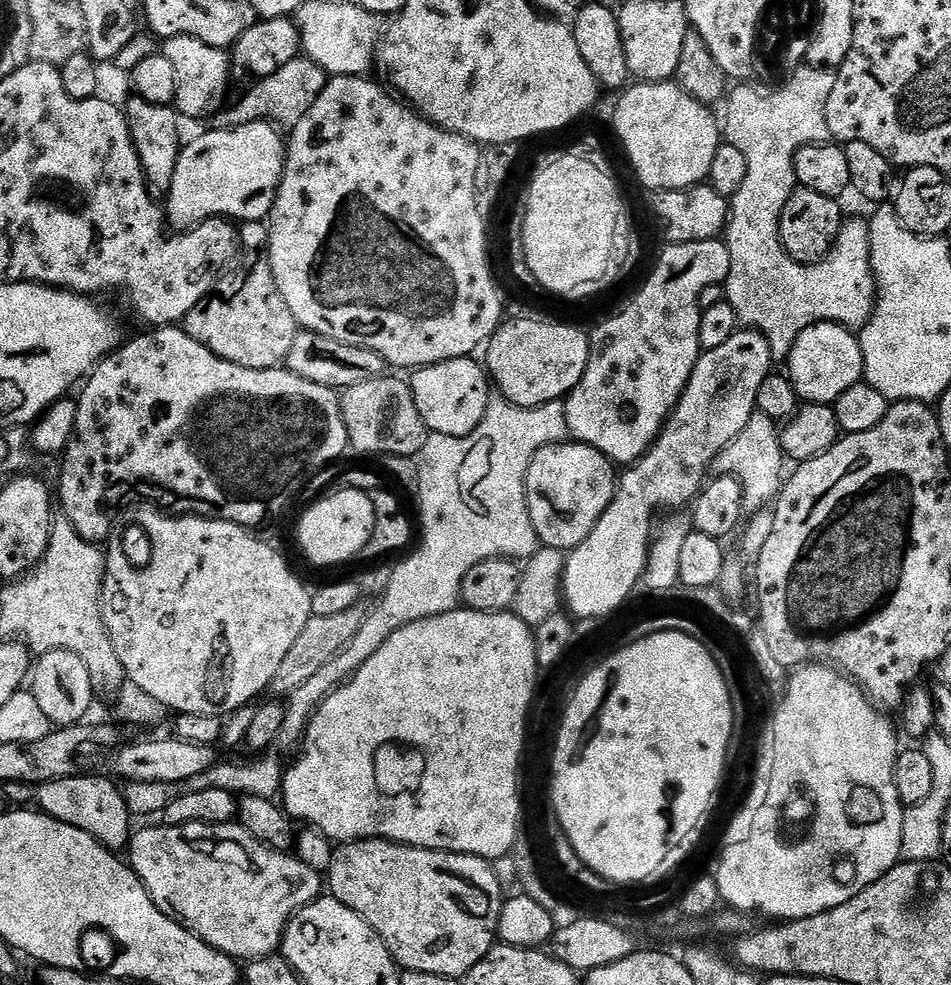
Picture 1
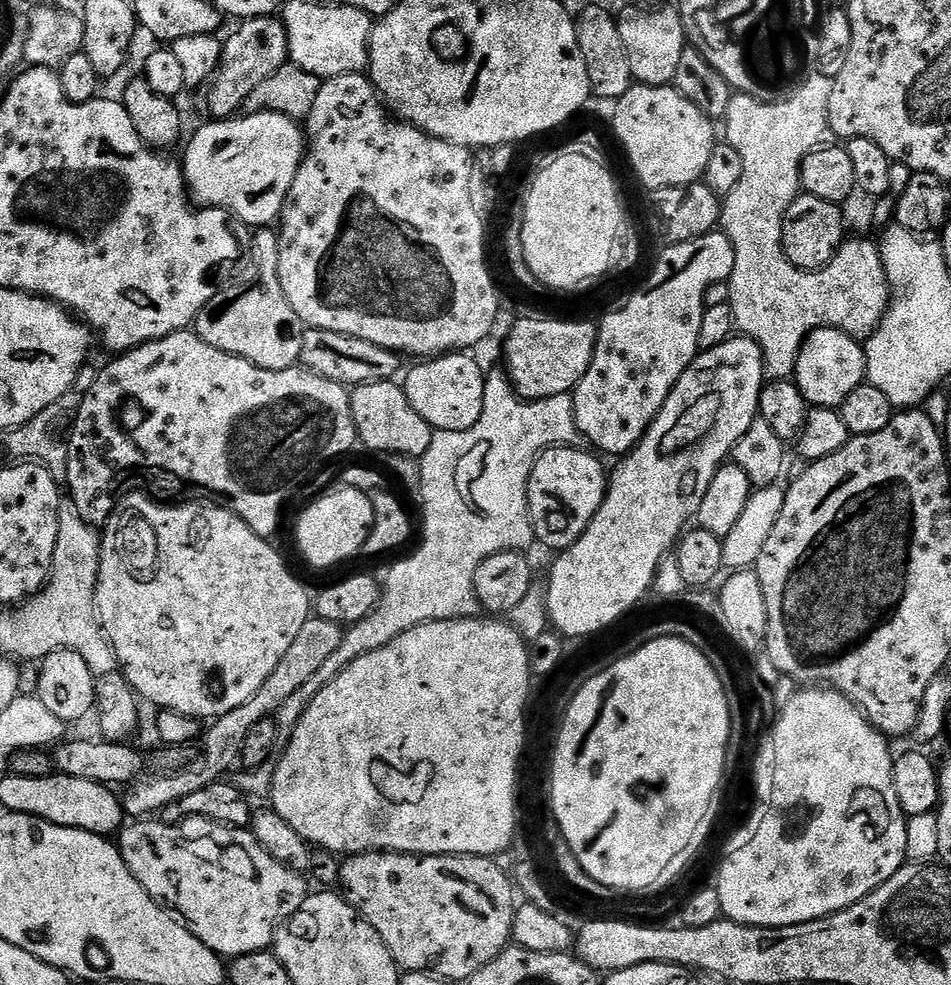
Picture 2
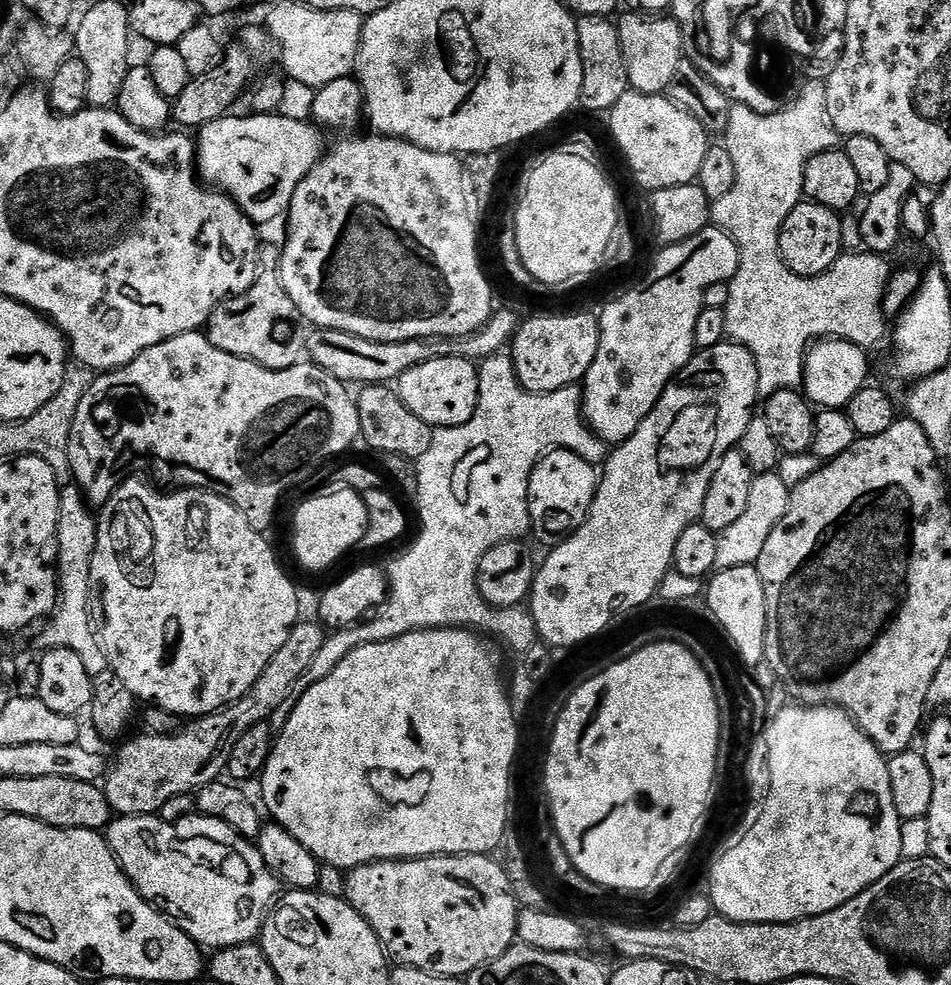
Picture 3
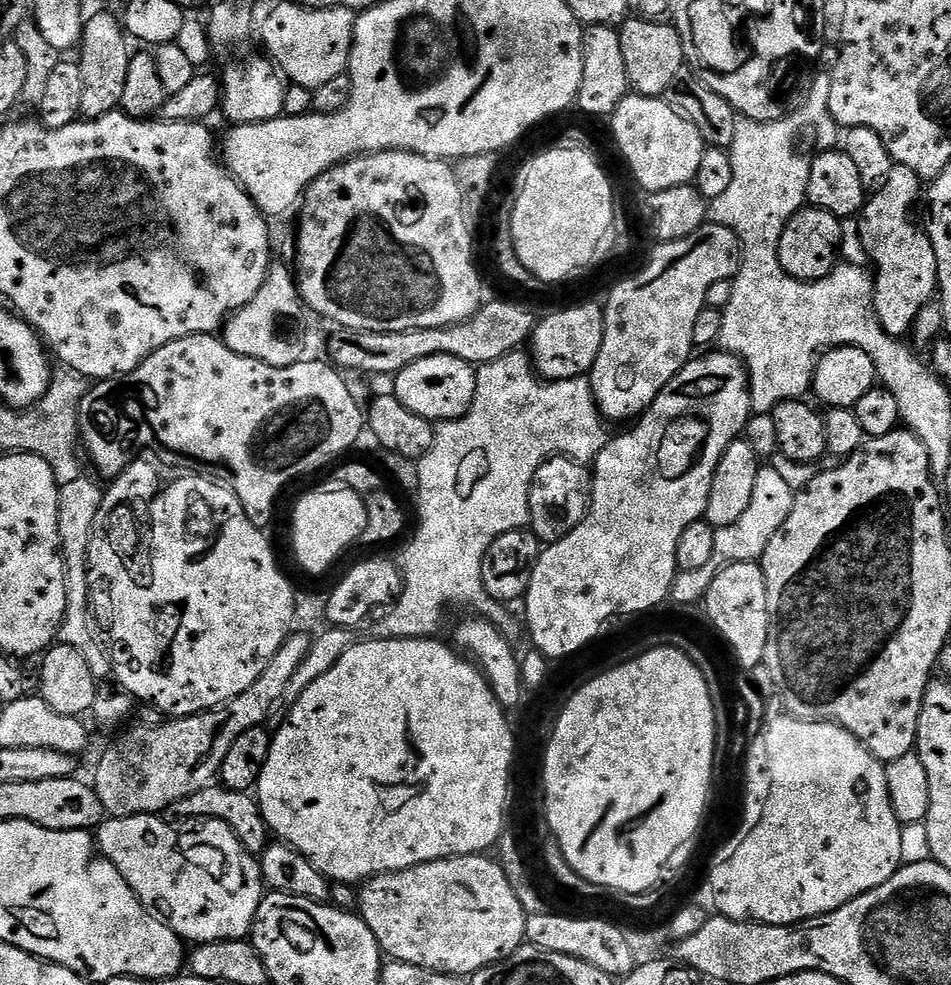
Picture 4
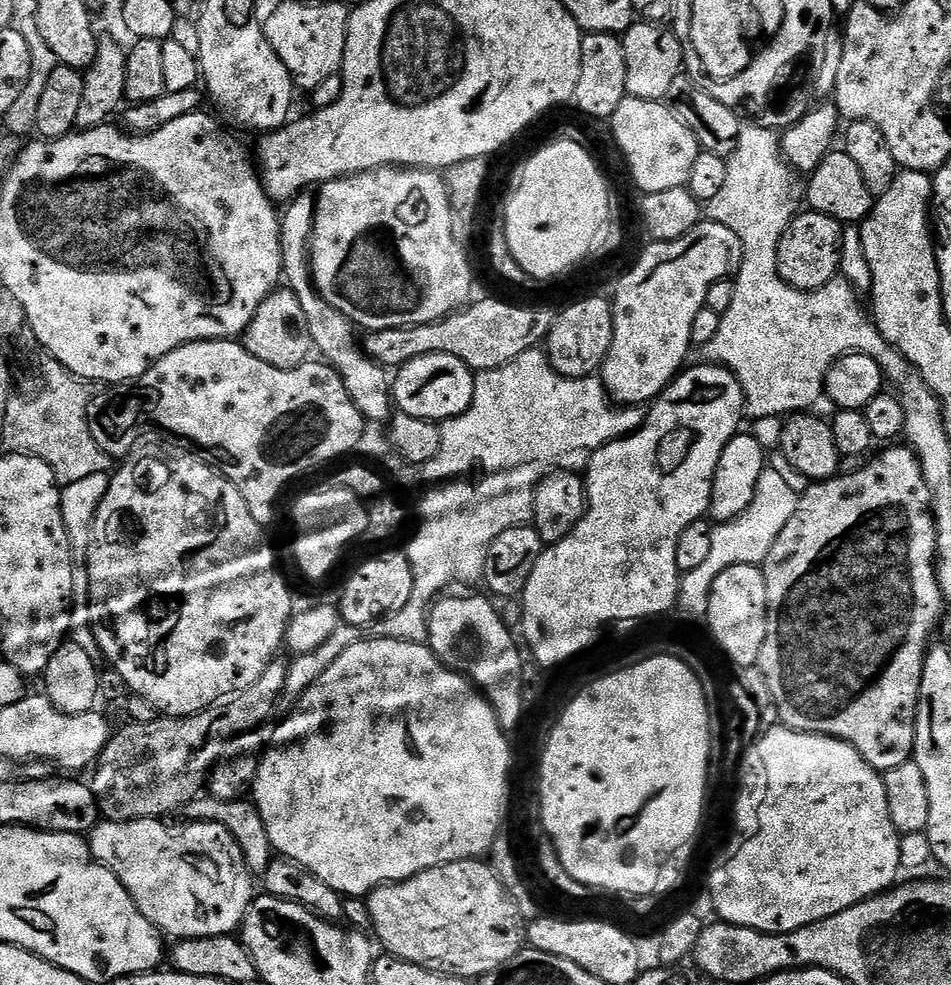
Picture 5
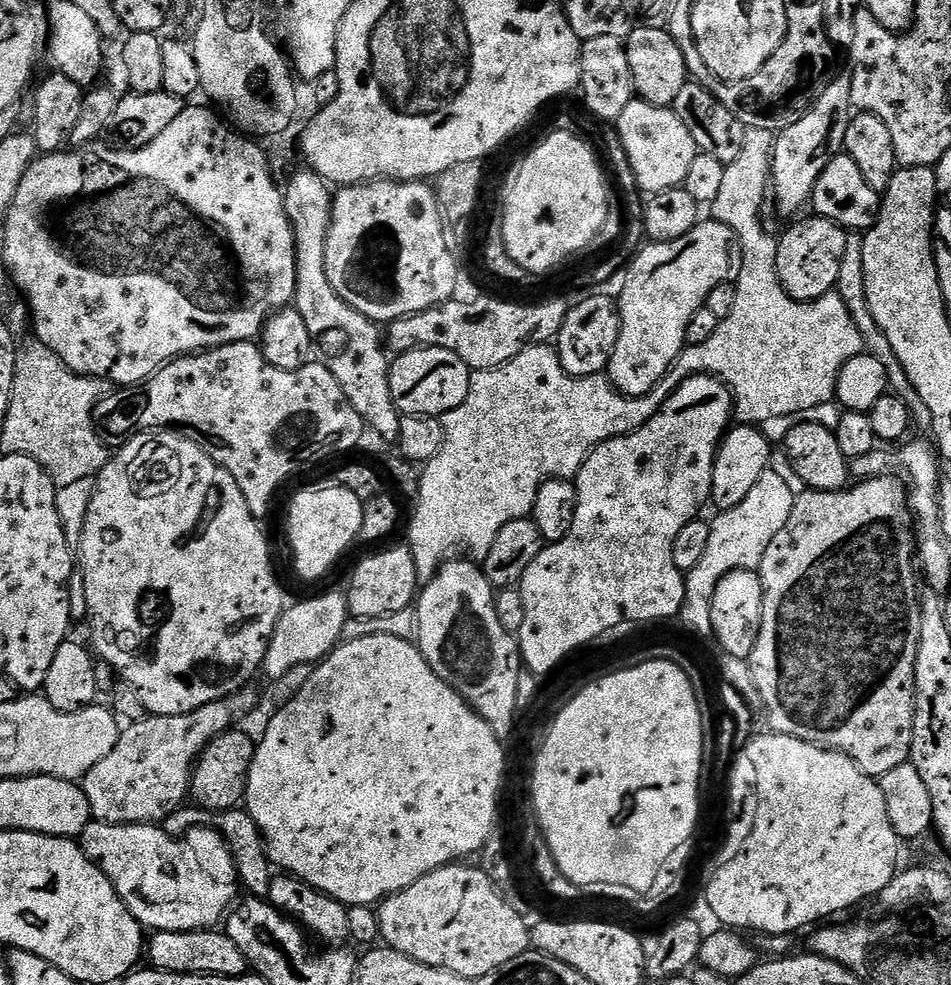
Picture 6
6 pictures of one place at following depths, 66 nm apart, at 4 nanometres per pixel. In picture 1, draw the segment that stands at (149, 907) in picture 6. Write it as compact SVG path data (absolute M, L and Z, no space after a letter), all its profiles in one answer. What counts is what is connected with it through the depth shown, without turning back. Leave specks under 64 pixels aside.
M239 823L159 827L133 831L126 849L132 871L144 883L144 889L162 914L175 917L202 942L237 962L273 955L284 939L288 921L322 896L321 873L310 870L310 866L287 851L259 844Z

